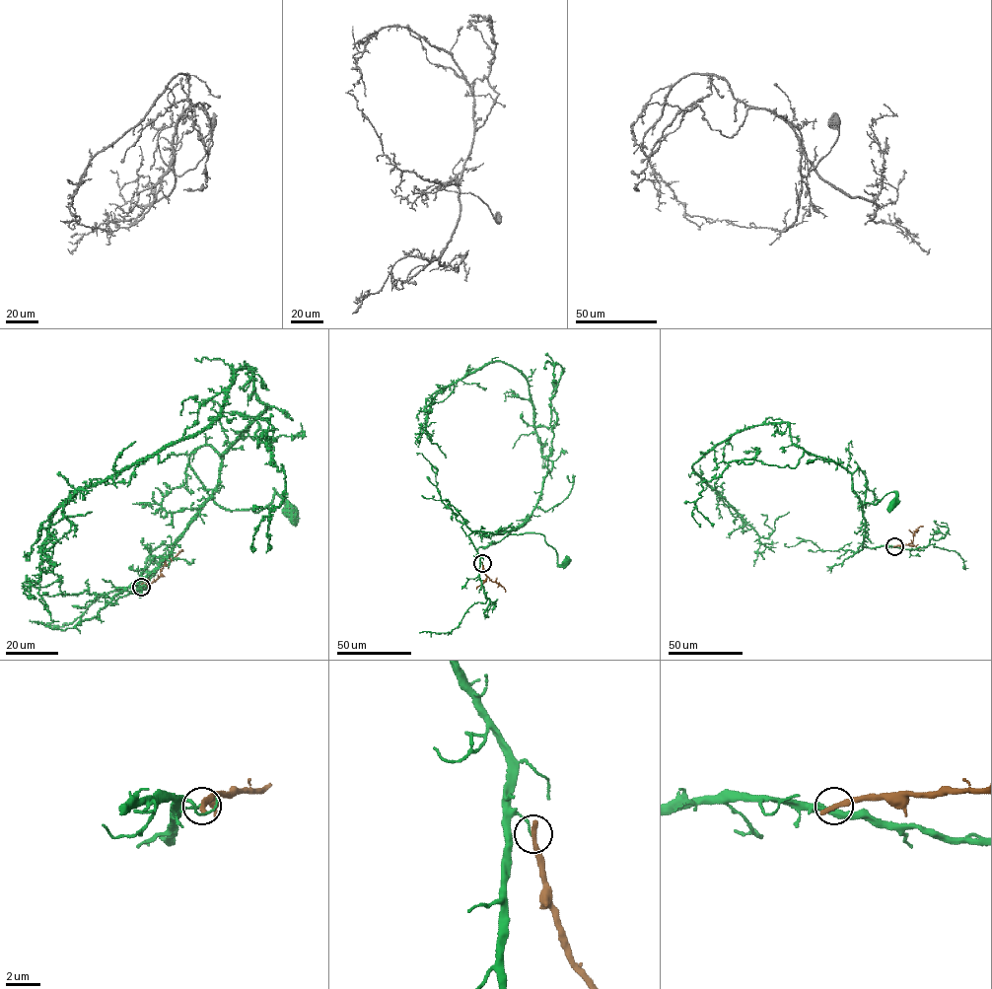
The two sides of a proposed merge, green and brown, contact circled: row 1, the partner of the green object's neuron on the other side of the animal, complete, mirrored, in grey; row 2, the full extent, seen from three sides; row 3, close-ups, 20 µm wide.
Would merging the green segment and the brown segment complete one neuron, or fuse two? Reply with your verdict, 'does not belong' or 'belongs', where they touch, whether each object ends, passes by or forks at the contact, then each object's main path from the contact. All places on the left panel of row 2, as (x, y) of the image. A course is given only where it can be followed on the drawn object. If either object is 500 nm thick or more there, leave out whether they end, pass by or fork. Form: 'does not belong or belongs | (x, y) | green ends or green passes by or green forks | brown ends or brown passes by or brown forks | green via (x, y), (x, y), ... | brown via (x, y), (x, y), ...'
does not belong | (141, 587) | green ends | brown ends | green via (141, 587), (117, 588), (217, 483), (221, 457), (197, 447), (223, 508), (274, 490), (290, 513) | brown via (141, 587), (150, 585), (164, 566), (181, 551)

